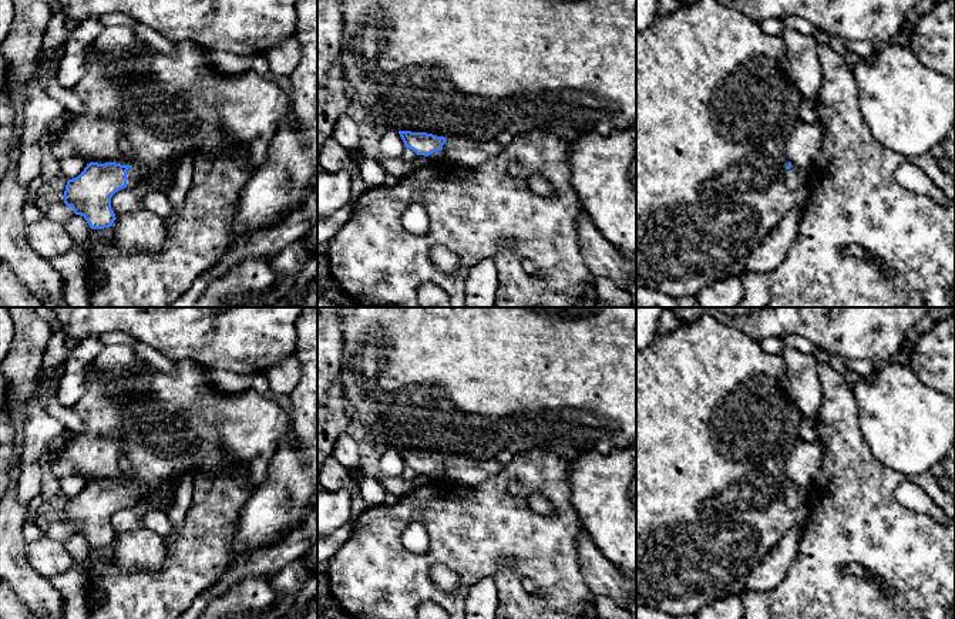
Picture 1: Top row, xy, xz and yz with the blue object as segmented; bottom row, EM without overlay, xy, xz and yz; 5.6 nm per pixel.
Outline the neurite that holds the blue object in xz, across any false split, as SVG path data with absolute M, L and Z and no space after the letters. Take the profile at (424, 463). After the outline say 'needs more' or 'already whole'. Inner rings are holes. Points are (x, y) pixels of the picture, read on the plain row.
M399 450L406 467L417 474L428 475L443 470L447 480L455 484L481 484L495 477L502 464L495 458L488 461L471 461L460 457L444 457L427 451Z; needs more

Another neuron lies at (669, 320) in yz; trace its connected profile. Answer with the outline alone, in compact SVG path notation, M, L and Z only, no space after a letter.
M665 309L665 312L660 316L658 332L659 333L673 332L680 326L680 323L682 323L680 319L670 309Z

